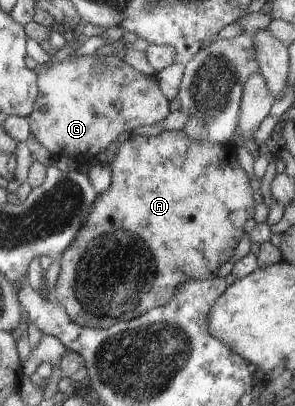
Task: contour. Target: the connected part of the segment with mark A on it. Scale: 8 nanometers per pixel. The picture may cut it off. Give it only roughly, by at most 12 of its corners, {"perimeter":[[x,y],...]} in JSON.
{"perimeter":[[131,135],[52,299],[106,329],[216,276],[237,146]]}

